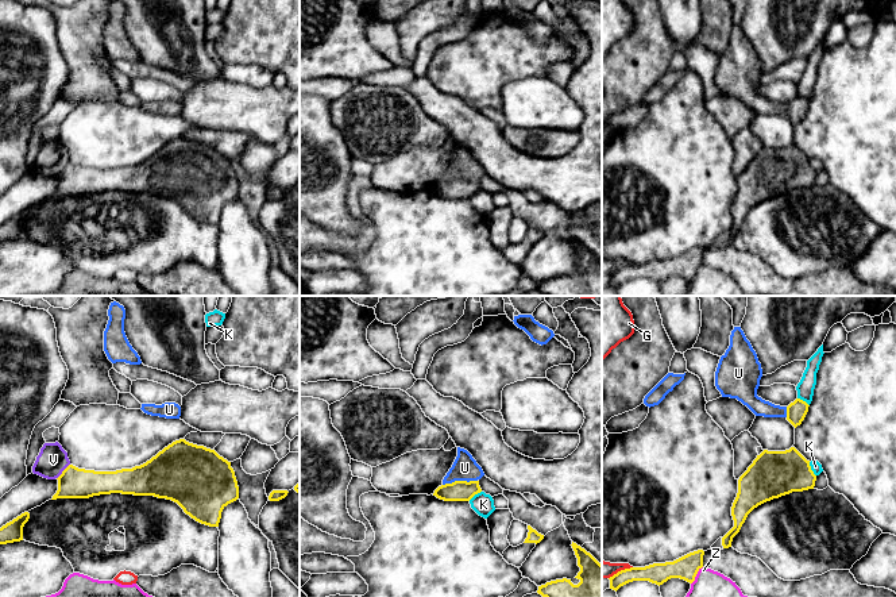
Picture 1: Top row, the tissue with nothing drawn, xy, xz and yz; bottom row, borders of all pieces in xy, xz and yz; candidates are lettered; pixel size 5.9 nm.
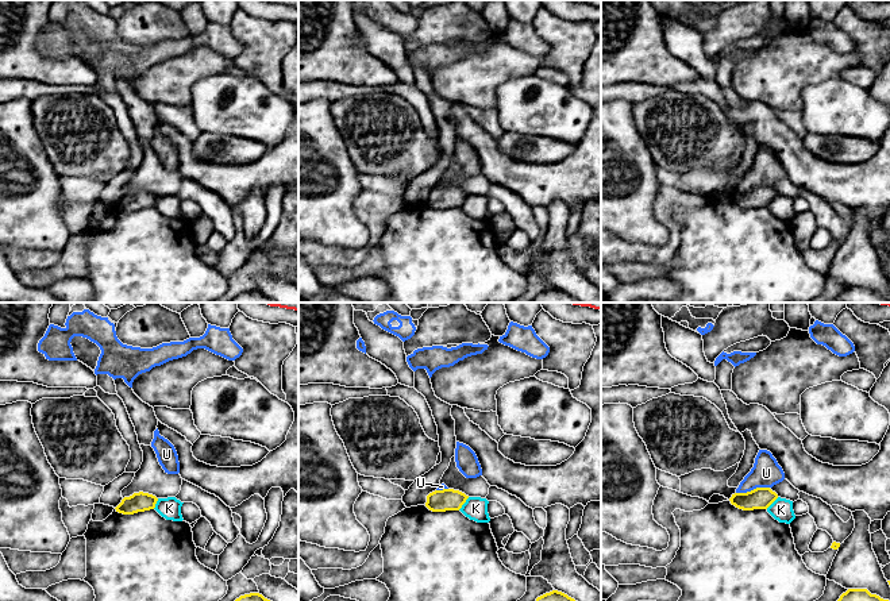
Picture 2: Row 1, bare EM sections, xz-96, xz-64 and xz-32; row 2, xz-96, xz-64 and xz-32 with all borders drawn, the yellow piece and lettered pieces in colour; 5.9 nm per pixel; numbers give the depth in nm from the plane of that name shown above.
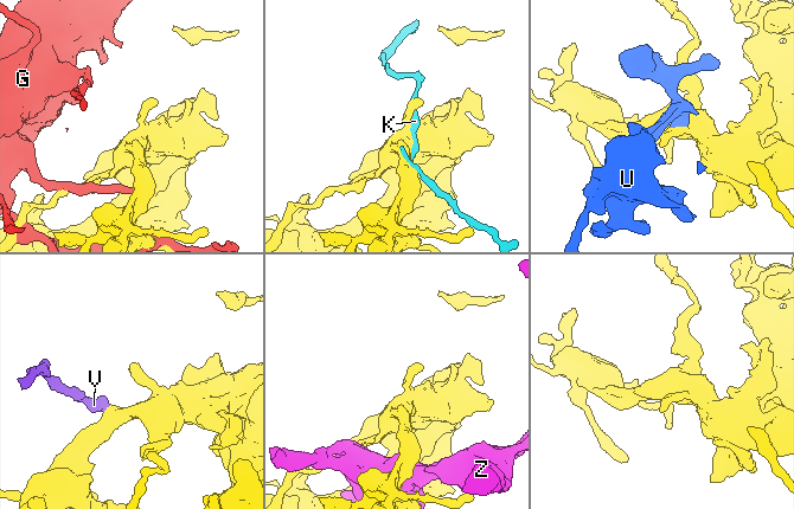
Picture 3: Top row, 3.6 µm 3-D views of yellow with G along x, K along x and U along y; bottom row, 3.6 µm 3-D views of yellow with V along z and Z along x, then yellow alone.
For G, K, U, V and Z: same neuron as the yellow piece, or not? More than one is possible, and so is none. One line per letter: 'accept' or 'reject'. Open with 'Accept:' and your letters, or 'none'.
Accept: U
G: reject
K: reject
U: accept
V: reject
Z: reject

